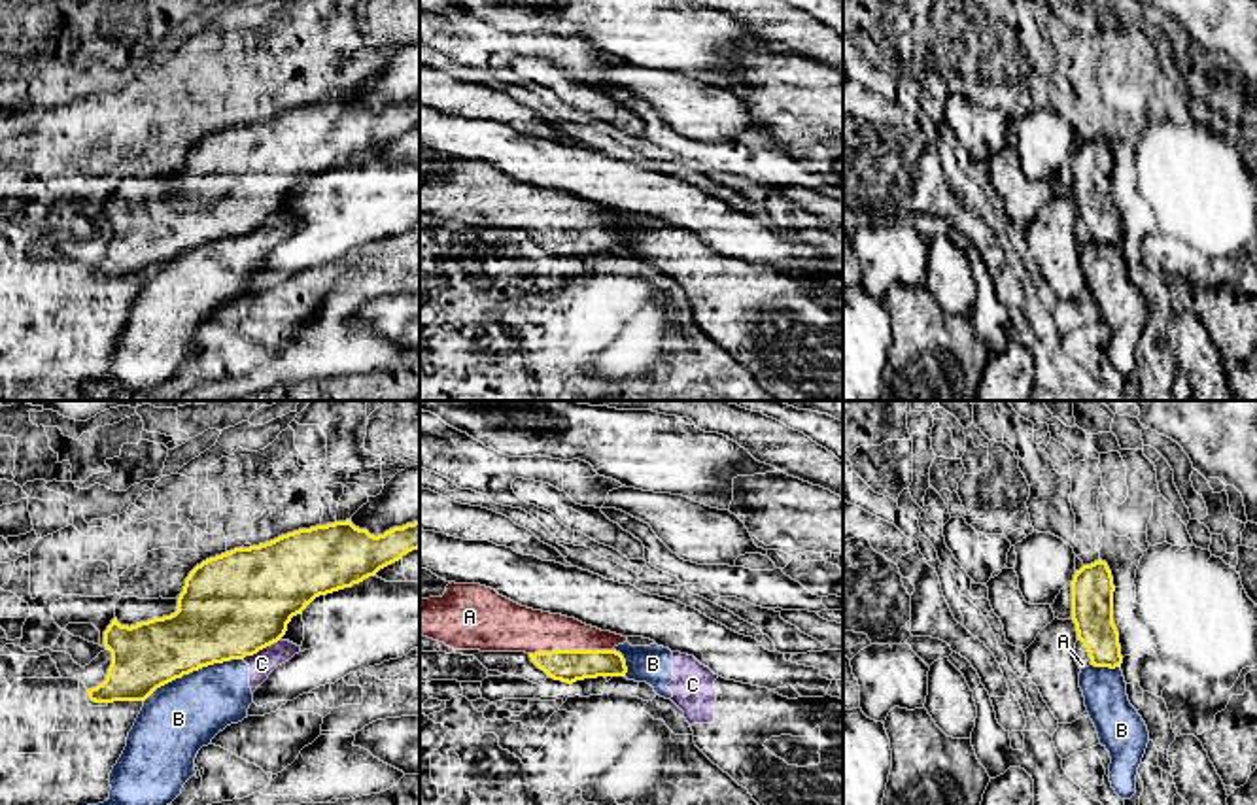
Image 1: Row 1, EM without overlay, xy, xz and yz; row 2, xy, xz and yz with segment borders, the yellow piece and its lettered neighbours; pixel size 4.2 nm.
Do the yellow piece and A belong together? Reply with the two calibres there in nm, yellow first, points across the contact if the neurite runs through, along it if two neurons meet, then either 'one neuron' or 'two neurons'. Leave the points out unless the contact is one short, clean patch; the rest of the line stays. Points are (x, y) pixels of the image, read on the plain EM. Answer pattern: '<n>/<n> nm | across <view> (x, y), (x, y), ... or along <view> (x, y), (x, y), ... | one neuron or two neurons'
140/200 nm | one neuron

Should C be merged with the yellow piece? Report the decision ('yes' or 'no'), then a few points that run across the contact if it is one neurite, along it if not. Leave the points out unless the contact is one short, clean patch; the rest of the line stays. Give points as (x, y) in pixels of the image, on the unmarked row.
no | xy (278, 216), (242, 235)

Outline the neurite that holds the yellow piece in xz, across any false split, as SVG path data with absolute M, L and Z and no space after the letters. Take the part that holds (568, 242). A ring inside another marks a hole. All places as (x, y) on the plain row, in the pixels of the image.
M452 159L442 174L420 176L420 212L454 227L525 229L550 255L567 261L628 249L614 227L628 214L522 183L480 161Z

